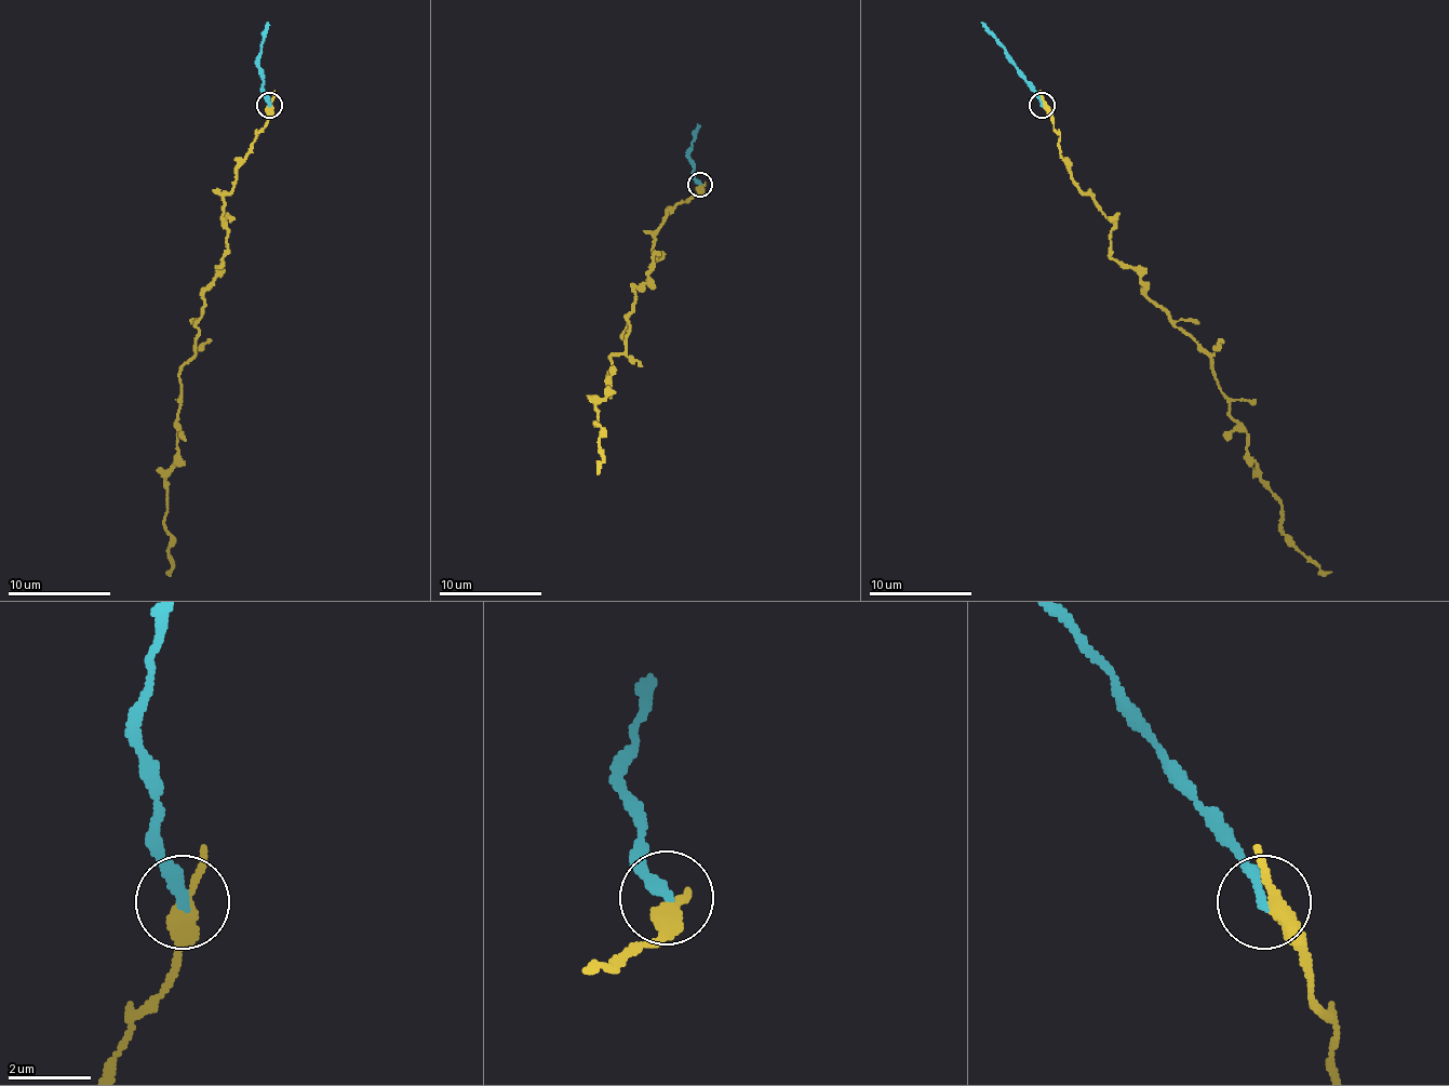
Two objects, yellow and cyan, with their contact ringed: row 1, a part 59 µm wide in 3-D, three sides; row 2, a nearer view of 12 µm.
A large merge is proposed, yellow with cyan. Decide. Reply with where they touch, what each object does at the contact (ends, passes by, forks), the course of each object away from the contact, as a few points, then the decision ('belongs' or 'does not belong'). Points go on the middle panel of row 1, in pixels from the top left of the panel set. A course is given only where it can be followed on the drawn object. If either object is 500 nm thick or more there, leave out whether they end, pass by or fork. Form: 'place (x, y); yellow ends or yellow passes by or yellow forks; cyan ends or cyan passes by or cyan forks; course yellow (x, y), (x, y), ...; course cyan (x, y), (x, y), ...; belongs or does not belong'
place (700, 185); yellow passes by; cyan ends; course yellow (699, 186), (655, 236), (627, 348), (609, 359), (596, 402), (596, 474); course cyan (699, 184), (694, 178), (688, 156), (699, 124); does not belong

